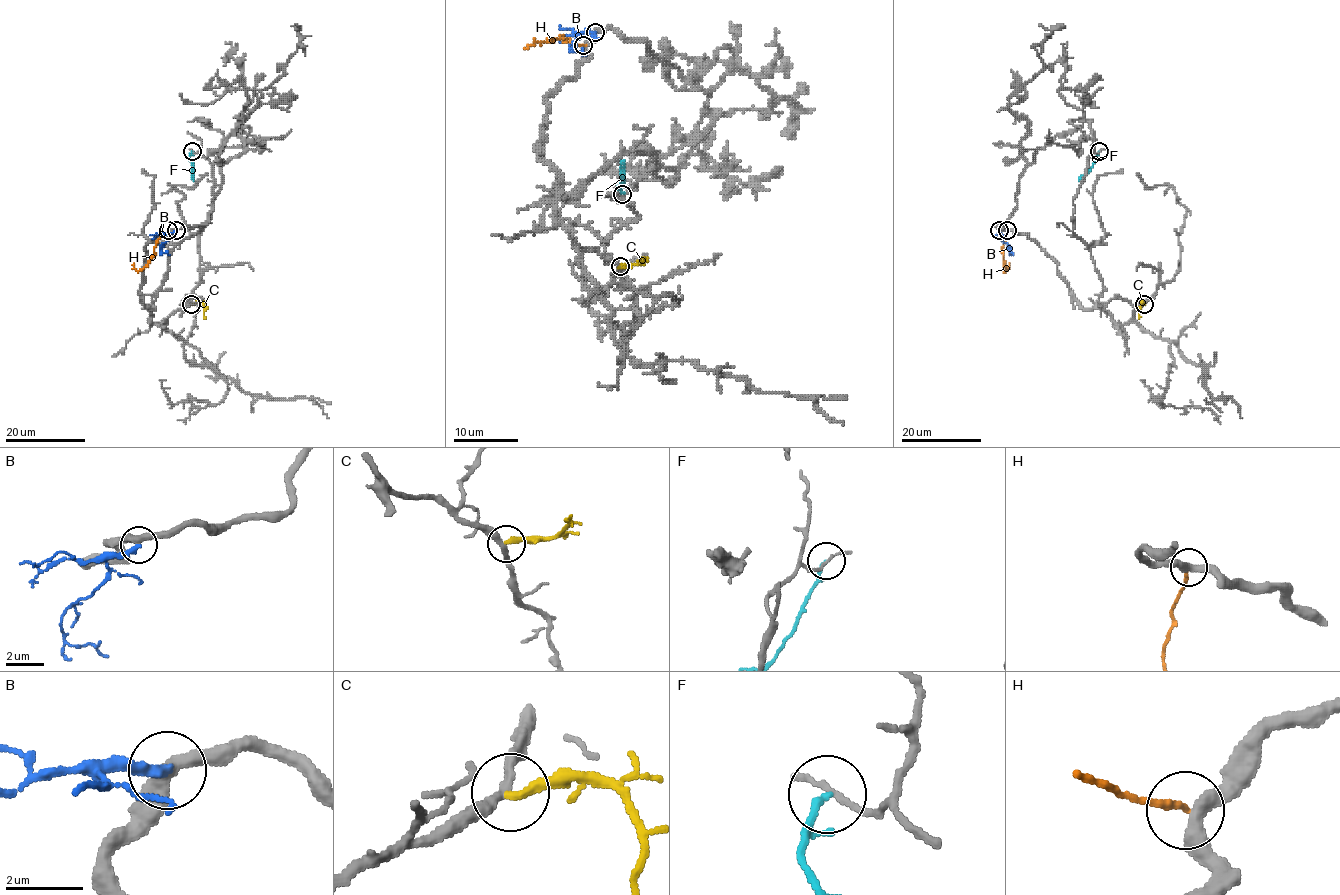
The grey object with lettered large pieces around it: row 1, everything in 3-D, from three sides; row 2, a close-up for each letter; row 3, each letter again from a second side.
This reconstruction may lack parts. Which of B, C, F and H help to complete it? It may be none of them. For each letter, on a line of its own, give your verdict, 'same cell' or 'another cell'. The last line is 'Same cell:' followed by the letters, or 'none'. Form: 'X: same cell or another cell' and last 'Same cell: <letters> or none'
B: another cell
C: another cell
F: another cell
H: another cell
Same cell: none

